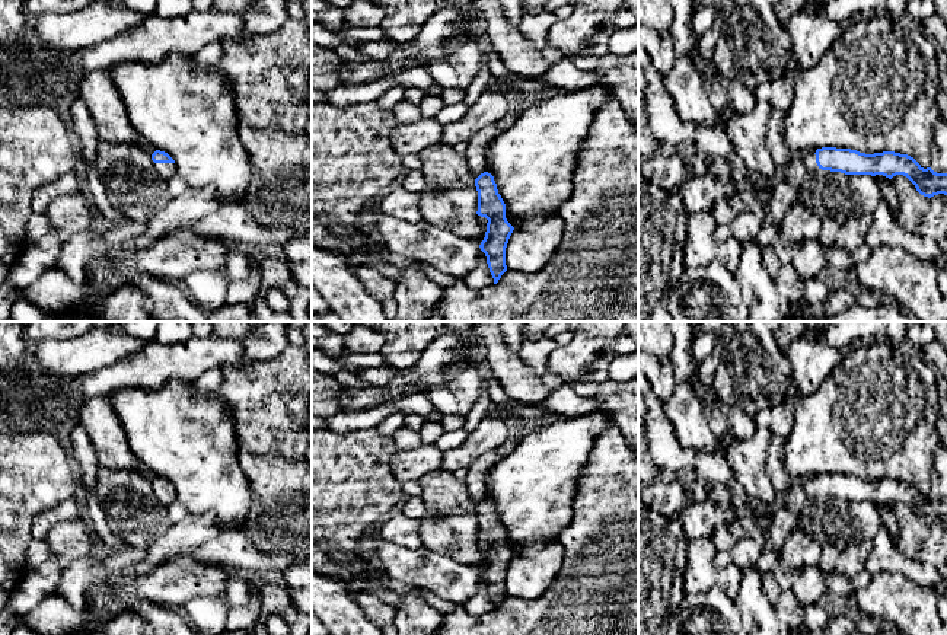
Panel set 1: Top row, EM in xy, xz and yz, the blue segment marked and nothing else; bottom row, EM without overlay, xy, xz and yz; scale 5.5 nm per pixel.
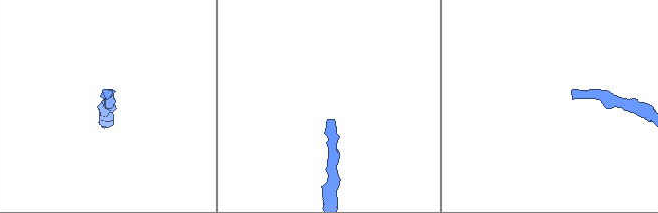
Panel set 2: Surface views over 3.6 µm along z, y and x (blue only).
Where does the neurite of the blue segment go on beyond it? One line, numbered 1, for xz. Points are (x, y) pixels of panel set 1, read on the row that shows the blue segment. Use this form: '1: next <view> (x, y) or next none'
1: next none

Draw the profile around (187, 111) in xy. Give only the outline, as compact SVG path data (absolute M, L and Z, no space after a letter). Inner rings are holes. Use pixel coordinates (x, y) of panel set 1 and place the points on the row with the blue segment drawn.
M170 54L159 64L124 61L106 68L133 128L156 150L168 153L189 188L210 188L220 204L239 202L254 178L252 159L237 133L235 93L214 67L195 66L191 55Z

